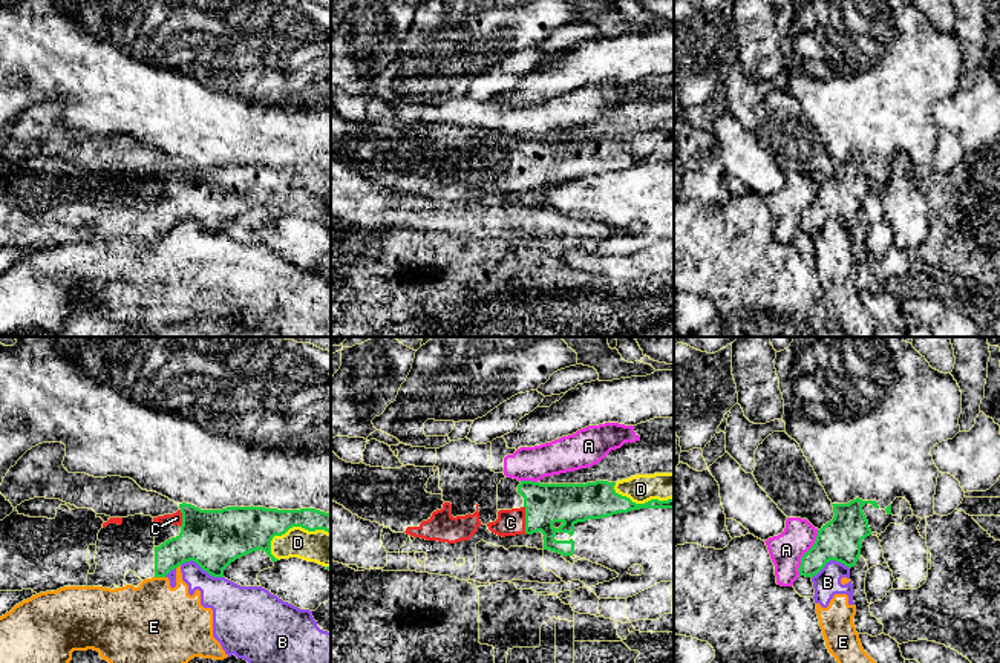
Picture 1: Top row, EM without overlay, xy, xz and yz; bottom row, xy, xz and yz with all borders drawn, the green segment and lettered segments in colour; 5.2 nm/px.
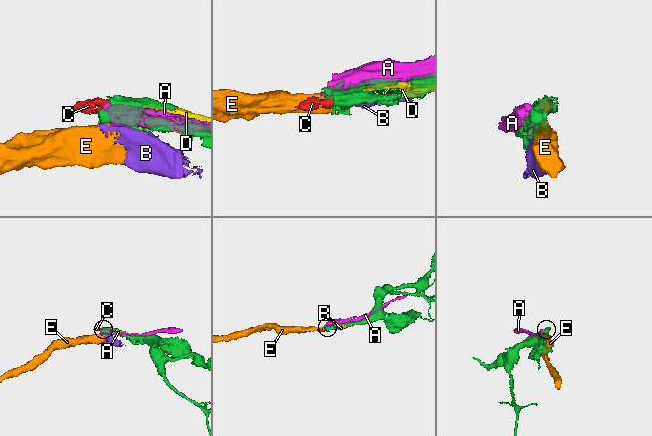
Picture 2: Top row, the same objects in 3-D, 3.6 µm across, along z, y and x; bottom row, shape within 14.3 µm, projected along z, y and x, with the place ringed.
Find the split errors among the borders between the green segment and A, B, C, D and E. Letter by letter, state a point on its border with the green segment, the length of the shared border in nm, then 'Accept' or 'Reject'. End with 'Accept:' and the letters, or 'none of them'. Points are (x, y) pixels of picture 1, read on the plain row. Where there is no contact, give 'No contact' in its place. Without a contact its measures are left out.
A: Touches green at yz (806, 210). Shared border 260 nm. Reject
B: Touches green at xy (202, 225). Shared border 240 nm. Reject
C: Touches green at xz (526, 176). Shared border 150 nm. Accept
D: Touches green at xy (293, 182). Shared border 340 nm. Accept
E: Touches green at xy (160, 233). Shared border 60 nm. Reject
Accept: C, D

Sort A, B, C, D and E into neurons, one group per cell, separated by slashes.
A / B E / C D

